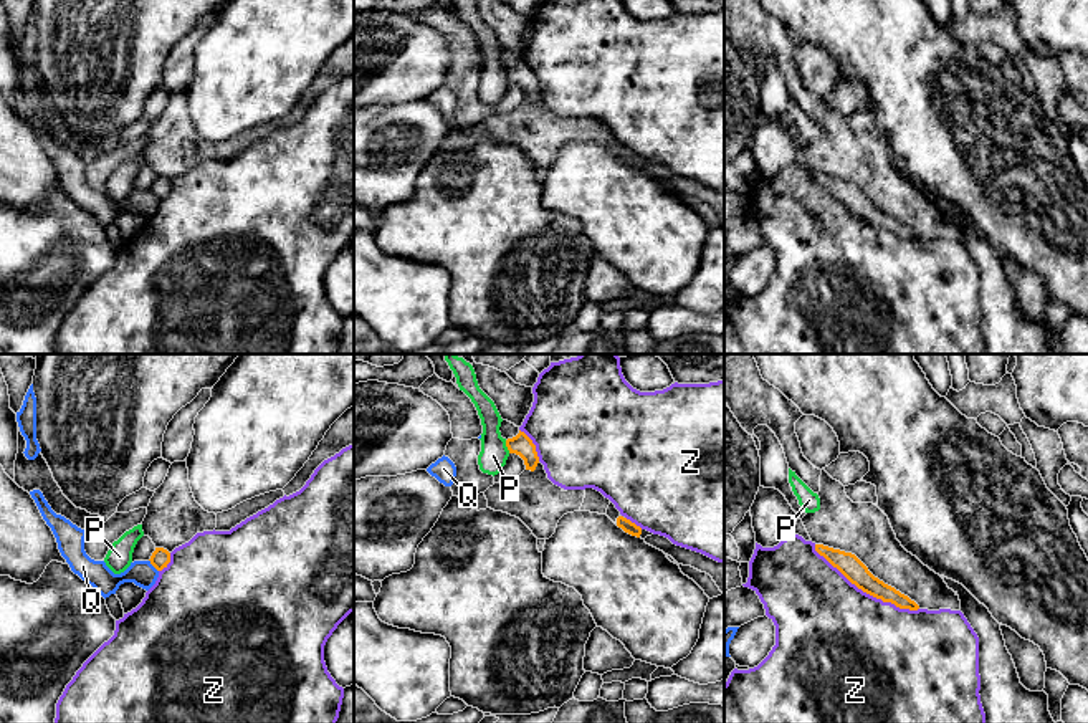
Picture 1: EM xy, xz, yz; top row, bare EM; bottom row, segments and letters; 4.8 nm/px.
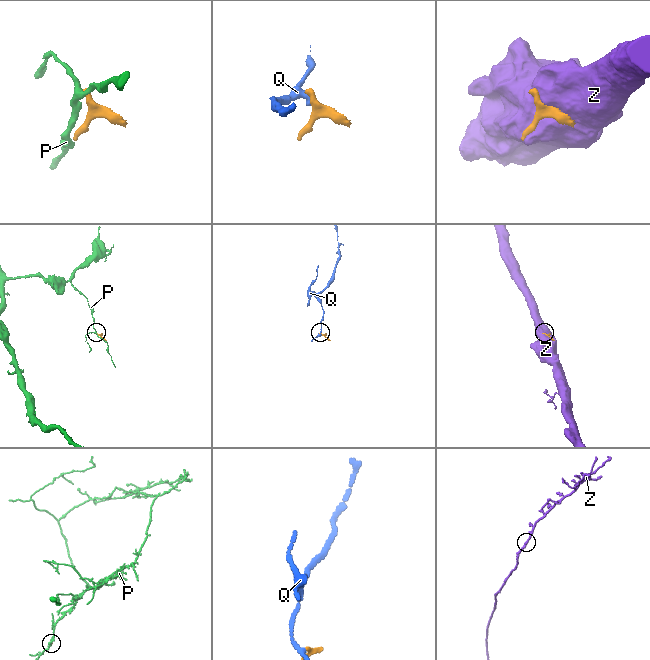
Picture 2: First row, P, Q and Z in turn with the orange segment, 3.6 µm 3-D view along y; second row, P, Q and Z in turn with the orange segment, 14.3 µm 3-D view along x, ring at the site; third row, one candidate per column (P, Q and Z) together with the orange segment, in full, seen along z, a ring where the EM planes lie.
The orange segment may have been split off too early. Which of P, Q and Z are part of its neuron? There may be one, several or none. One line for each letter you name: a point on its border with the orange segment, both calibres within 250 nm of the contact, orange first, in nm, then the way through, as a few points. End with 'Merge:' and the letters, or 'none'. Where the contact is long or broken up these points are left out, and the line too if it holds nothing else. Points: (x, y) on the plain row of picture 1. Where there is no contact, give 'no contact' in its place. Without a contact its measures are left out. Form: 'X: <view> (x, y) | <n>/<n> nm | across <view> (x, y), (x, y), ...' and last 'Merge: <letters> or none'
Merge: none

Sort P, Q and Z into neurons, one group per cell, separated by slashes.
P / Q / Z

